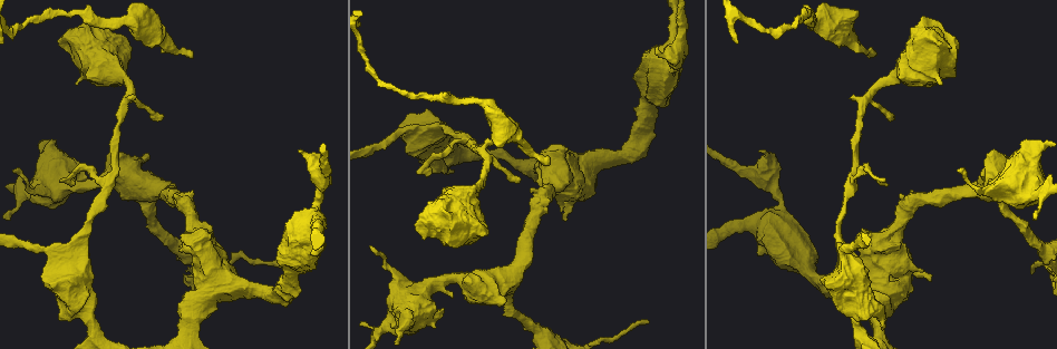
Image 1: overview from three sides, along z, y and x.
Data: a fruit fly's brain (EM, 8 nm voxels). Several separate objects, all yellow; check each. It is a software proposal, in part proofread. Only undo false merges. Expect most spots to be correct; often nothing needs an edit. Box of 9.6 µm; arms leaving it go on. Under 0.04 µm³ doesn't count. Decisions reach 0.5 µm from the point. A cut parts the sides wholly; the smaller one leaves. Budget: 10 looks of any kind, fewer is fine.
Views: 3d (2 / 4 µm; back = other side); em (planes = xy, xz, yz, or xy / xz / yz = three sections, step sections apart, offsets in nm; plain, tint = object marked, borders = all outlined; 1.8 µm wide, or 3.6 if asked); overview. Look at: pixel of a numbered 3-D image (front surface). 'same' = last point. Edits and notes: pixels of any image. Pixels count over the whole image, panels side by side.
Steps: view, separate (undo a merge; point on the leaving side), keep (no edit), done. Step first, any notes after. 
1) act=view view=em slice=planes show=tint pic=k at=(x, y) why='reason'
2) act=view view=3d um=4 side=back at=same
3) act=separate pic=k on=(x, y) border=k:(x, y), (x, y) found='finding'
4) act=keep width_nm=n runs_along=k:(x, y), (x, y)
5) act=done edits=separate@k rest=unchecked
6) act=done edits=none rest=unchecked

act=view view=3d um=4 pic=1 at=(316, 213) why='a narrow waist'

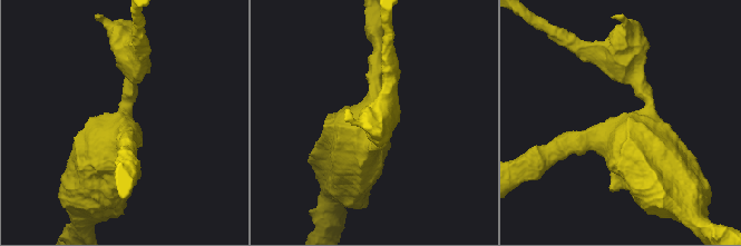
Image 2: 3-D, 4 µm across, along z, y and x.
act=view view=em um=3.6 slice=xy step=16 show=tint pic=2 at=(125, 121)

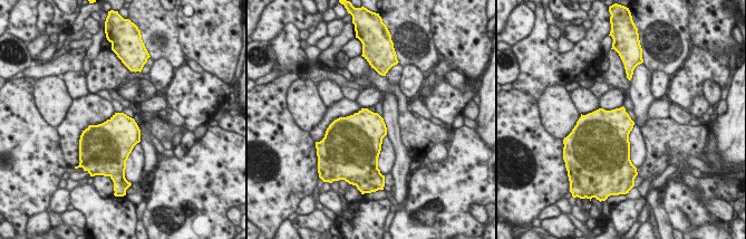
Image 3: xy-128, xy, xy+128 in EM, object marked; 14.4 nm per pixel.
act=view view=em um=3.6 slice=planes show=tint at=same why='cut it another way'

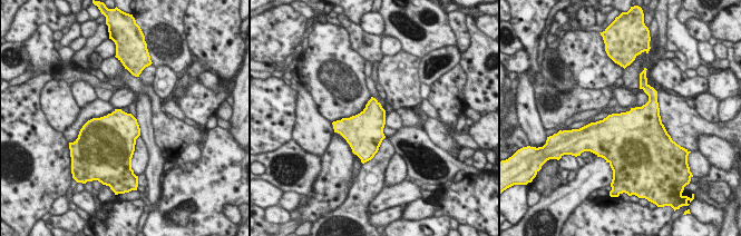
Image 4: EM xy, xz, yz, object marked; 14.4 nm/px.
act=keep found='one cell here'

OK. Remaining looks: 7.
act=view view=em um=3.6 slice=planes show=tint pic=1 at=(888, 243) why='calibre changes'

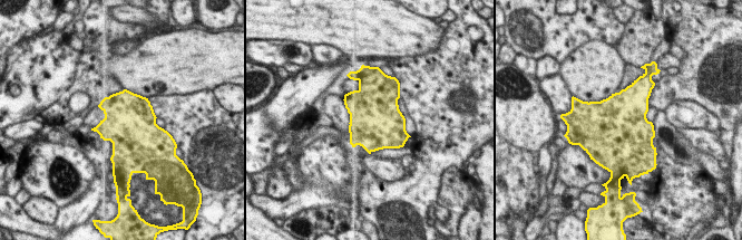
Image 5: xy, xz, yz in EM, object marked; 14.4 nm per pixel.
act=keep found='all the same cell'

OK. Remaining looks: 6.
act=view view=em um=3.6 slice=planes show=tint pic=1 at=(53, 167) why='calibre changes'

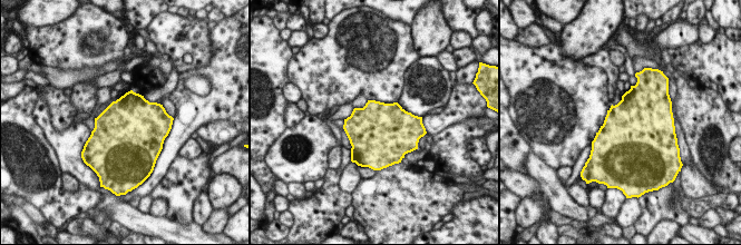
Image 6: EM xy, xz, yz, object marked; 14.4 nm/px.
act=keep width_nm=800 found='one cell here'

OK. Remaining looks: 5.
act=view view=em slice=planes show=tint pic=1 at=(512, 269) why='sudden change in width'

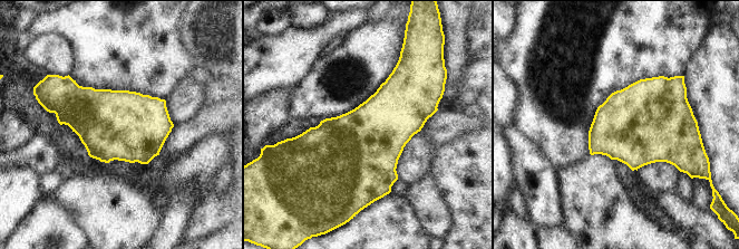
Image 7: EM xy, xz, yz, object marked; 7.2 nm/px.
act=keep width_nm=500 found='all the same cell'

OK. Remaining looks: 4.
act=done edits=none rest=unchecked

